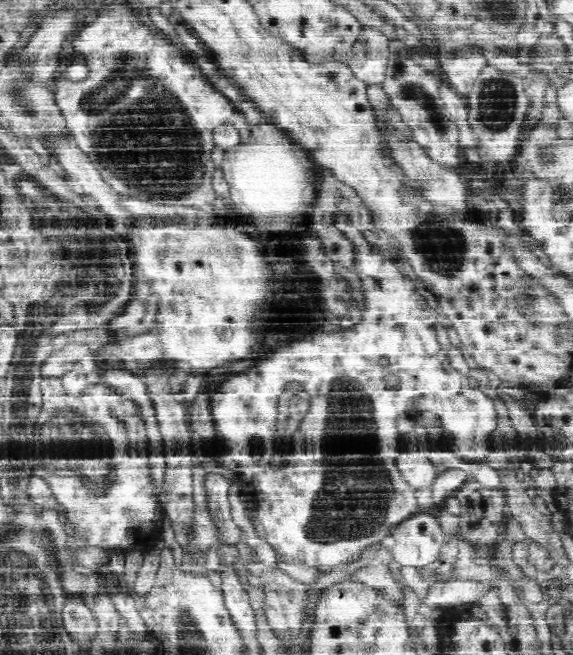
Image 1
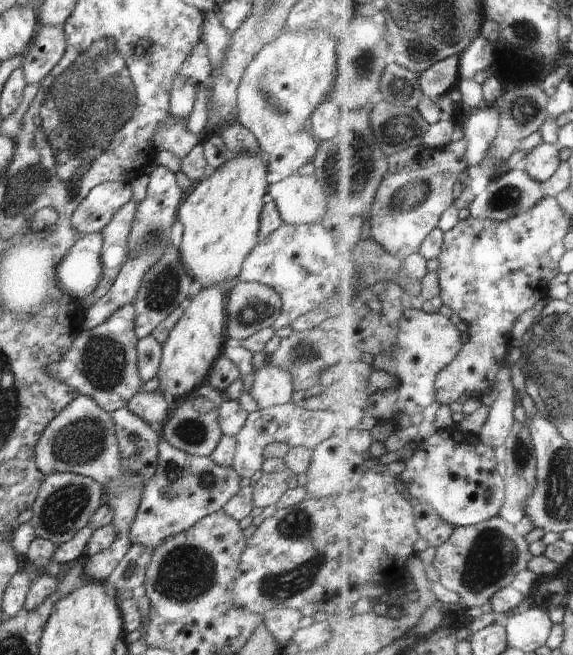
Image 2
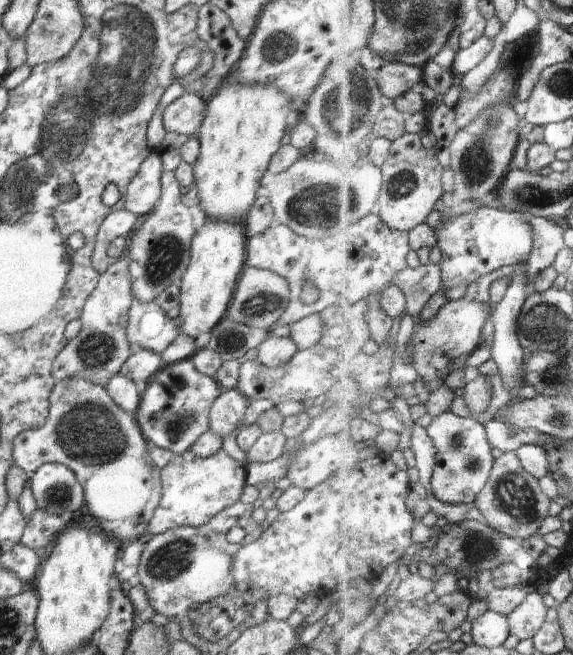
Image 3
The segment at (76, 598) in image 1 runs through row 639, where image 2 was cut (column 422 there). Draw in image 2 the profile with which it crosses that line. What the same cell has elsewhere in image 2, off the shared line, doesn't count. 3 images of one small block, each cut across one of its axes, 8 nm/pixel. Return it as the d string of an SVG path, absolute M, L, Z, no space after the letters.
M460 57L448 58L442 60L438 64L434 64L430 70L426 70L426 74L422 74L422 88L426 94L430 94L432 98L440 98L444 96L450 86L454 88L458 78L460 78Z

